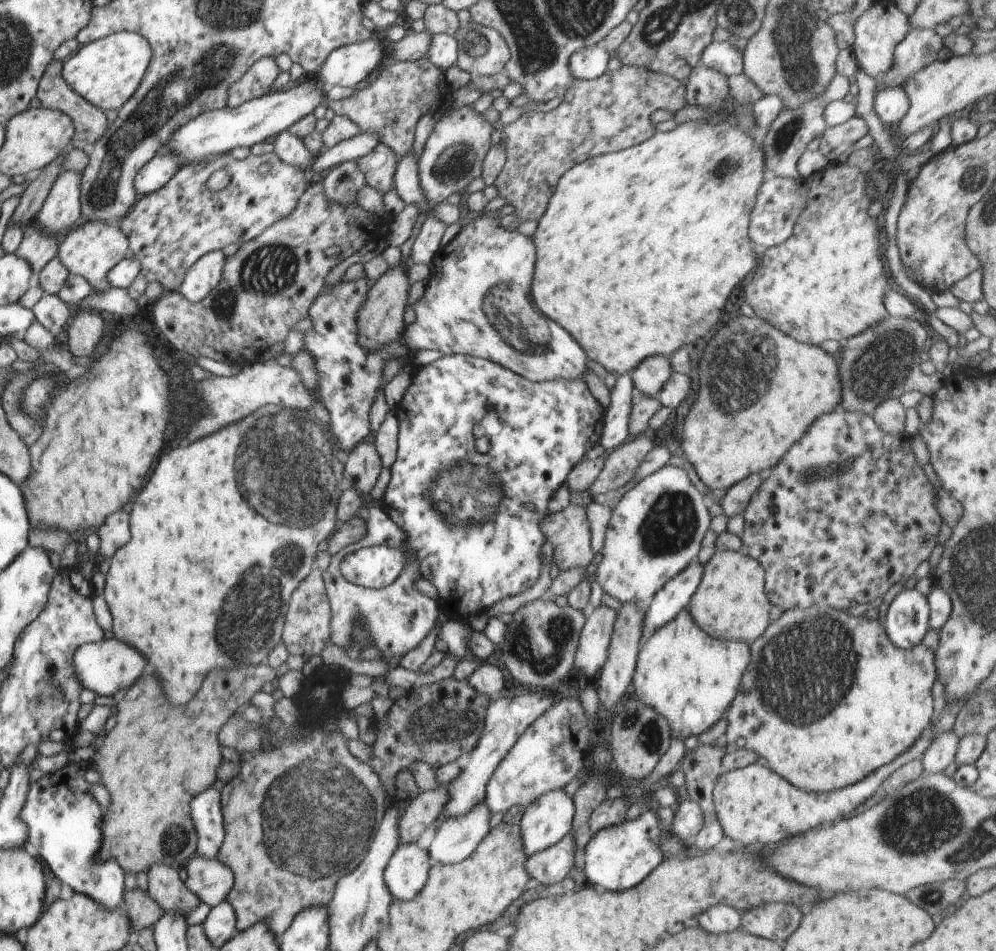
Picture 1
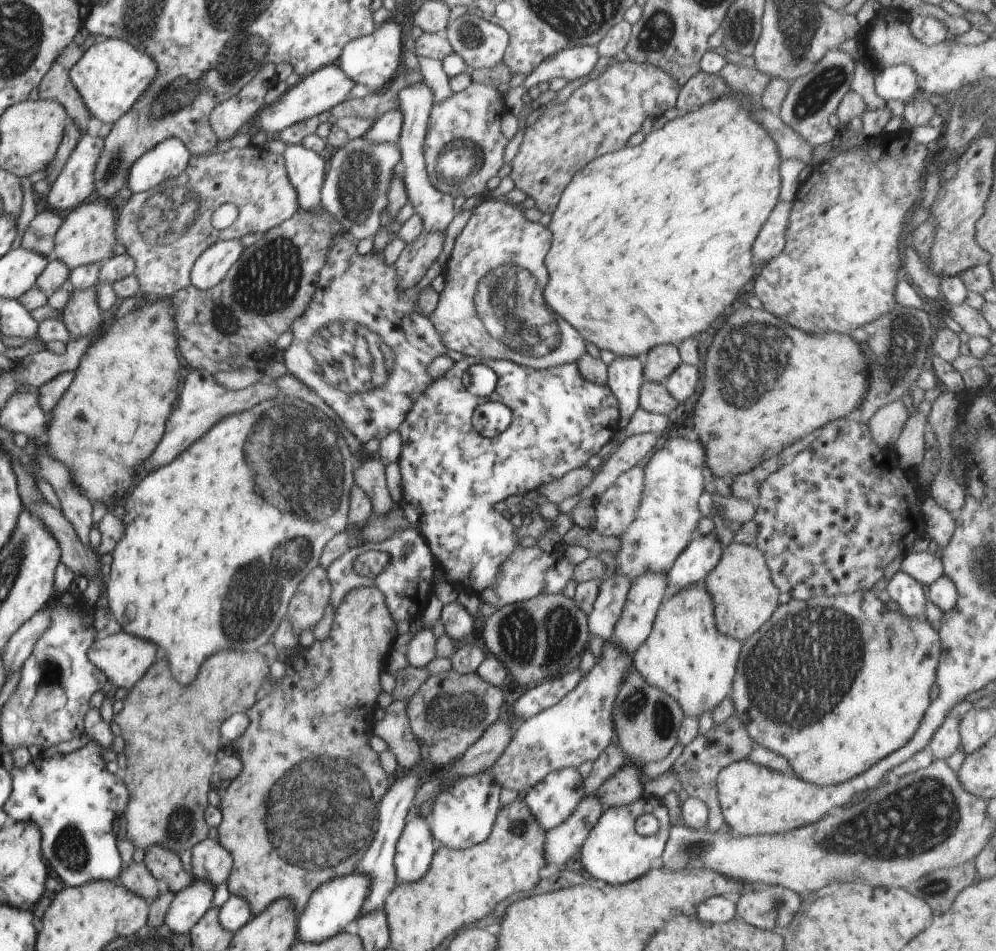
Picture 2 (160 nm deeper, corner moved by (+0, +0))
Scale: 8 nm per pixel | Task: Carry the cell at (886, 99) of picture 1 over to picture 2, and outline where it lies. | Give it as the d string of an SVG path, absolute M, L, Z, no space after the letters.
M890 66L875 76L876 94L884 102L900 100L906 102L919 91L916 74L912 66Z

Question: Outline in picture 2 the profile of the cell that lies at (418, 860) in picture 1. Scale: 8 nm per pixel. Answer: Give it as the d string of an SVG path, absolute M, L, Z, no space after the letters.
M420 814L408 822L396 846L394 866L400 883L410 884L424 878L437 848L428 819Z

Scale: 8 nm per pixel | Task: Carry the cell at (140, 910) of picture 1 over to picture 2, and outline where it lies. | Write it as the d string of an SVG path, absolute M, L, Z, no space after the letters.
M133 861L128 866L124 866L118 883L126 890L130 890L132 894L138 894L150 902L156 900L163 889L150 870L146 868L144 861Z

